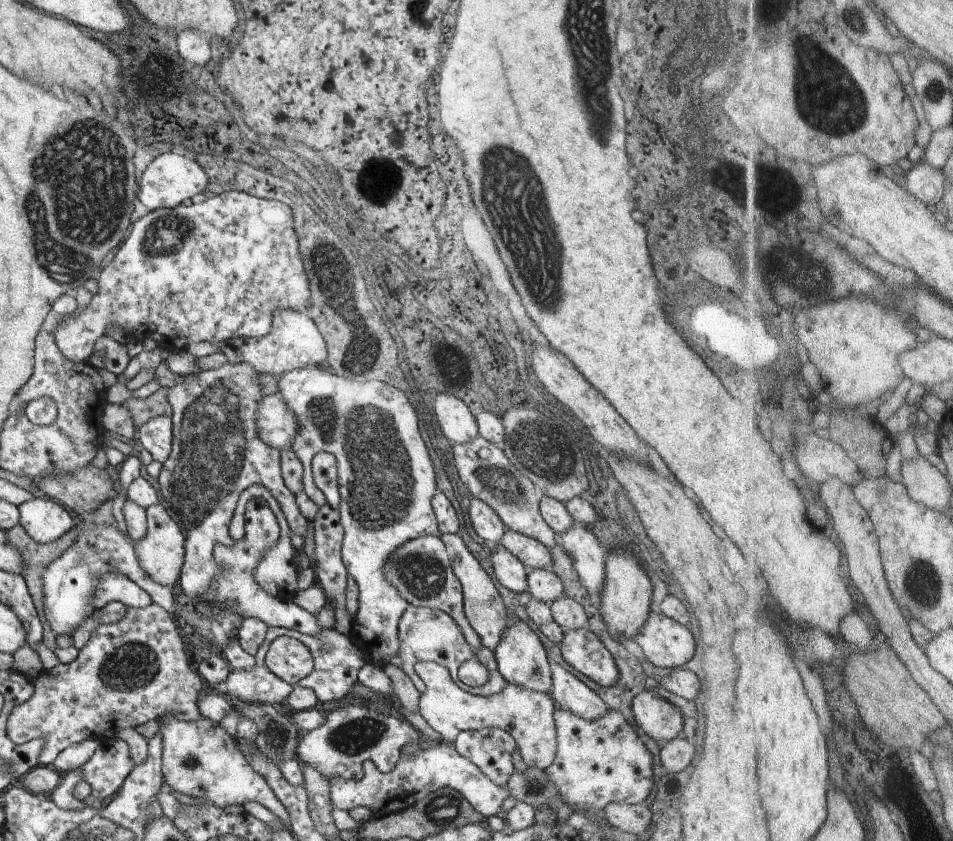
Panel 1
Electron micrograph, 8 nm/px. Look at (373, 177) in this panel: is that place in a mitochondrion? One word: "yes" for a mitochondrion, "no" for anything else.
yes

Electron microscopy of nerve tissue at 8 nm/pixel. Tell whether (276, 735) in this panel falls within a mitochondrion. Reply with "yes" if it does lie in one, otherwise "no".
yes

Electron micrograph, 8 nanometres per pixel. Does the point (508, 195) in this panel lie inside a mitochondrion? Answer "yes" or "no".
yes

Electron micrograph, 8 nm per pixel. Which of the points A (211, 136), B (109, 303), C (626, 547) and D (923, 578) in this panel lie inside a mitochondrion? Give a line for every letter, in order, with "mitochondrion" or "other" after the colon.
A: other
B: other
C: other
D: mitochondrion

